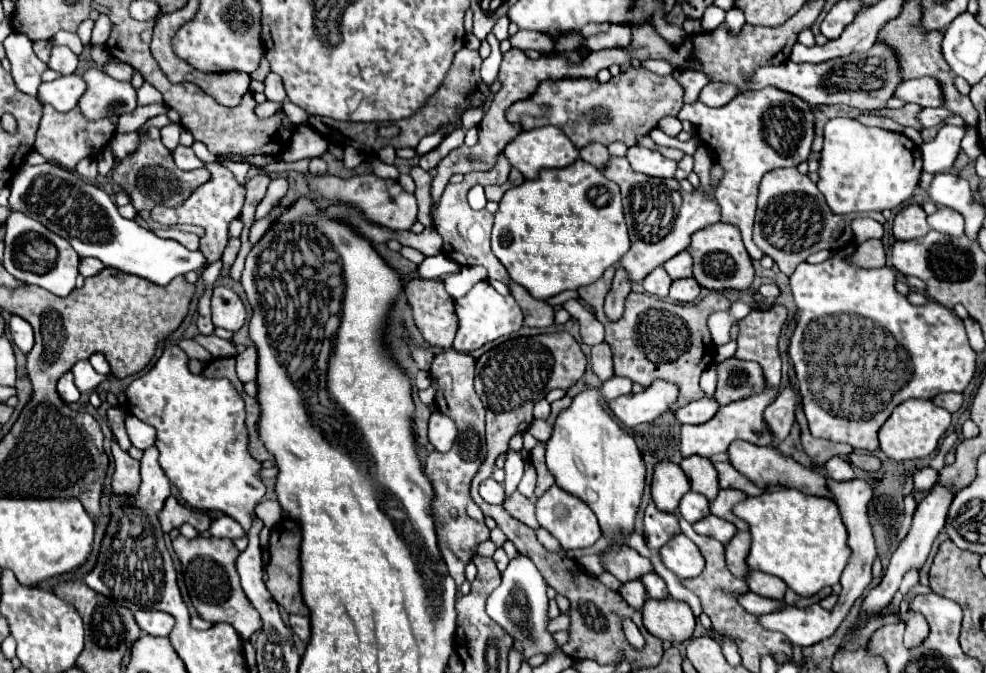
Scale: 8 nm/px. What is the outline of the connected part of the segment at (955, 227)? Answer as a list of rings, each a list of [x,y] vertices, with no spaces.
[[[938,208],[932,216],[928,216],[928,224],[932,230],[948,234],[948,236],[962,236],[964,234],[964,220],[960,212],[950,208]]]

